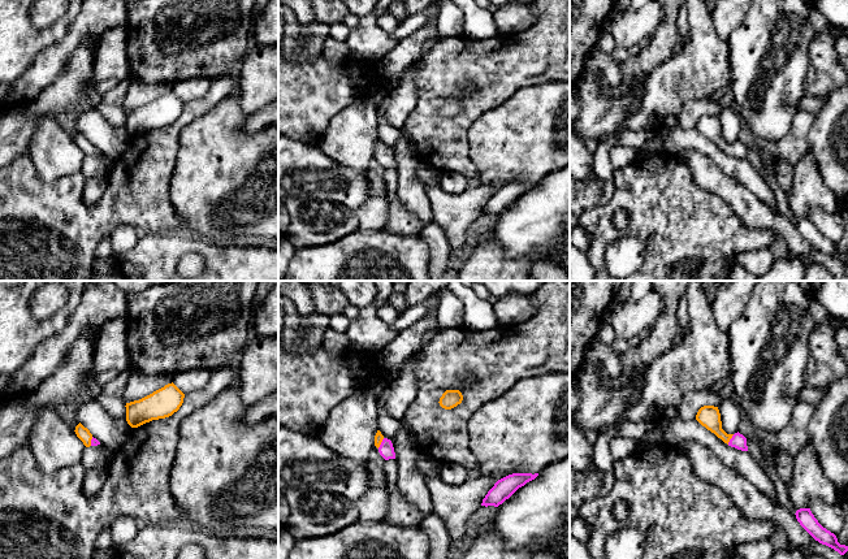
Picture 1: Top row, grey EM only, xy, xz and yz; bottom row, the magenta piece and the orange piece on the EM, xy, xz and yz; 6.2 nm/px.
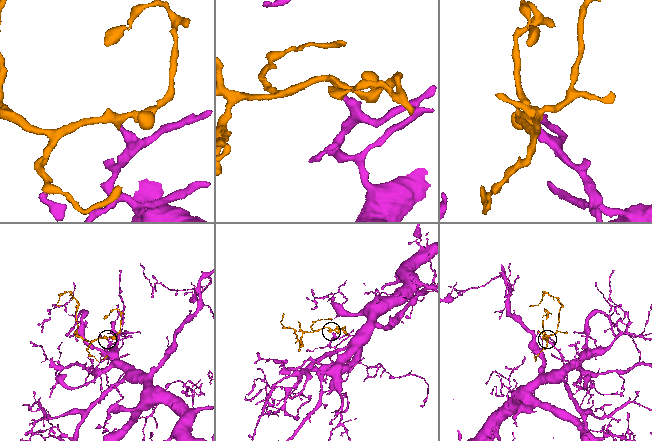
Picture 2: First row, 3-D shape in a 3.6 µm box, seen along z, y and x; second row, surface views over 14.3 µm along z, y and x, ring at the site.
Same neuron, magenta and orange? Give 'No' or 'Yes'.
Yes

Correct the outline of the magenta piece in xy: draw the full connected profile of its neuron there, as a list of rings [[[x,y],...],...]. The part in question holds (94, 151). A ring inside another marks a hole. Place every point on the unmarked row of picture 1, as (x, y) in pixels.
[[[81,131],[75,135],[74,140],[86,156],[100,153],[100,151],[94,147],[90,139],[85,136]]]

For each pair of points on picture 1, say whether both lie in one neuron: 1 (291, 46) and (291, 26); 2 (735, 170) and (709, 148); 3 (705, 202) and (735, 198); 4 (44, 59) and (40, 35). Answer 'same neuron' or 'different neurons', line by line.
1: same neuron
2: same neuron
3: different neurons
4: different neurons

